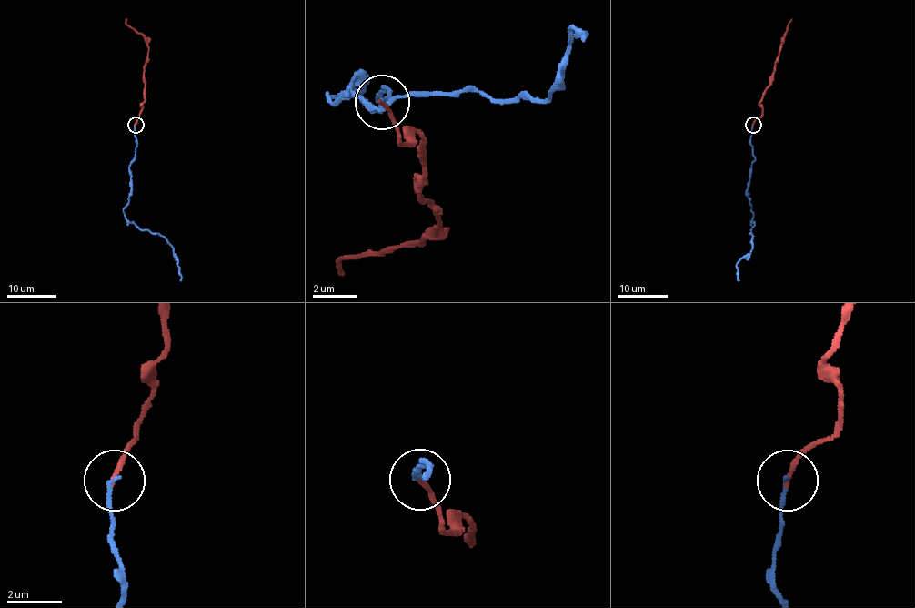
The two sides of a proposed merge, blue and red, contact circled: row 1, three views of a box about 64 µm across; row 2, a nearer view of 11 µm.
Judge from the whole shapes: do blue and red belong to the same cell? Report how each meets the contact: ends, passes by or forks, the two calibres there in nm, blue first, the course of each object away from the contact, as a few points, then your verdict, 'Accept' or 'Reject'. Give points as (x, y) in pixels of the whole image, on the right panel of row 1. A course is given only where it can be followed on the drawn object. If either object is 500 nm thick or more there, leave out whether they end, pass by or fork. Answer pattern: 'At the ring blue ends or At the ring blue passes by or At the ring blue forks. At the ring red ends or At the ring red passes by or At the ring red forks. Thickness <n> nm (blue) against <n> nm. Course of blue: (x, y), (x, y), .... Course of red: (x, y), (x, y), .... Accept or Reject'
At the ring blue ends. At the ring red ends. Thickness 150 nm (blue) against 170 nm. Course of blue: (752, 124), (750, 142), (755, 161), (747, 195), (754, 225), (750, 233), (752, 249), (737, 264), (738, 281). Course of red: (752, 124), (762, 113), (761, 98), (792, 18). Accept

